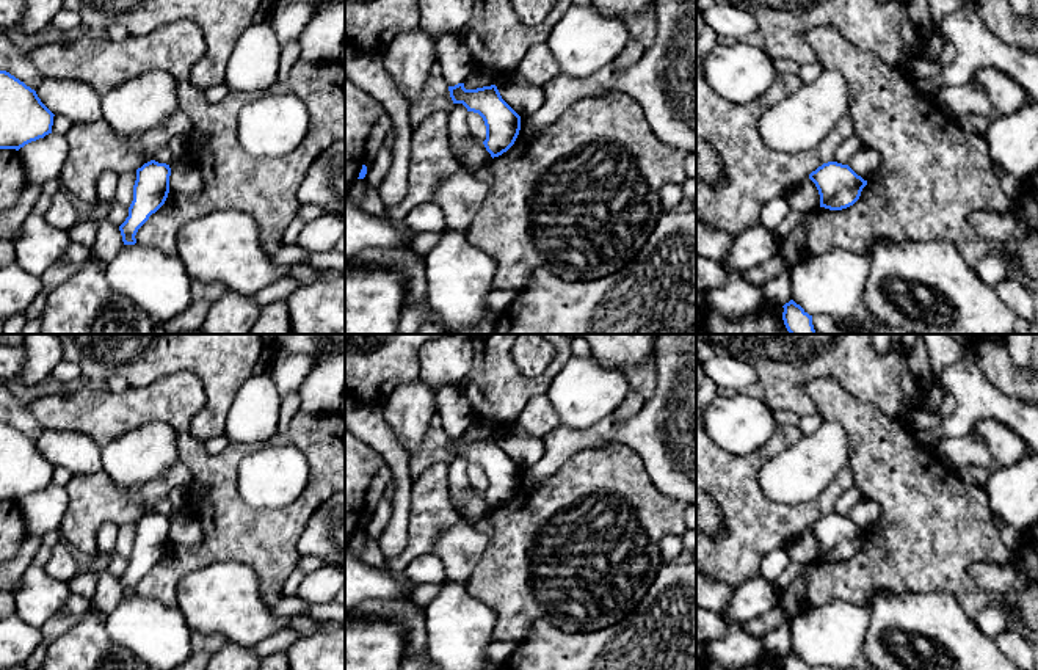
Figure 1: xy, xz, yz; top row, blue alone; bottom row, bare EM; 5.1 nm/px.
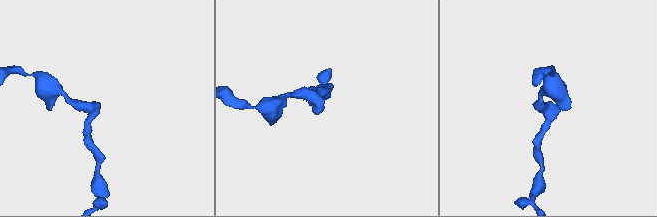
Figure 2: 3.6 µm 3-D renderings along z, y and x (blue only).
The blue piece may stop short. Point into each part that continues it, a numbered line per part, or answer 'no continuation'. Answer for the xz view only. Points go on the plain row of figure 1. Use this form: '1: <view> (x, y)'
no continuation

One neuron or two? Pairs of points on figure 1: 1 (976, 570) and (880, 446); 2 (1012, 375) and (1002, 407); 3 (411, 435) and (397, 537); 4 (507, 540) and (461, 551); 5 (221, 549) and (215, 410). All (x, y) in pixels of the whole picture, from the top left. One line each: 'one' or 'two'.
1: two
2: two
3: two
4: two
5: two

